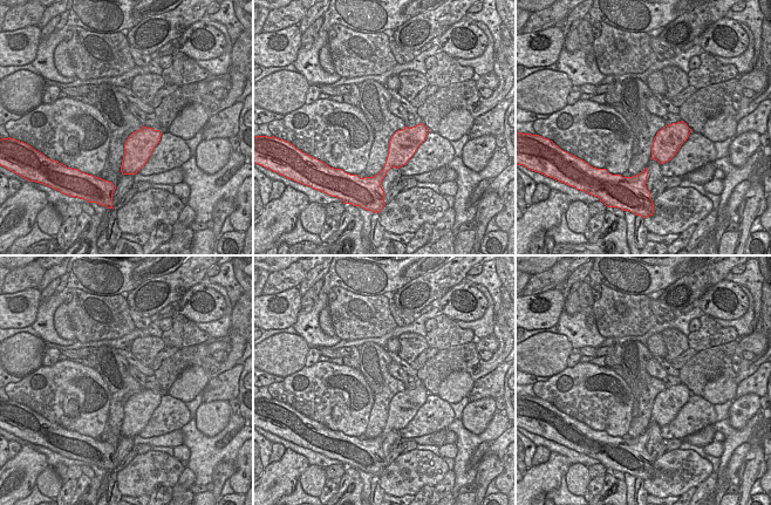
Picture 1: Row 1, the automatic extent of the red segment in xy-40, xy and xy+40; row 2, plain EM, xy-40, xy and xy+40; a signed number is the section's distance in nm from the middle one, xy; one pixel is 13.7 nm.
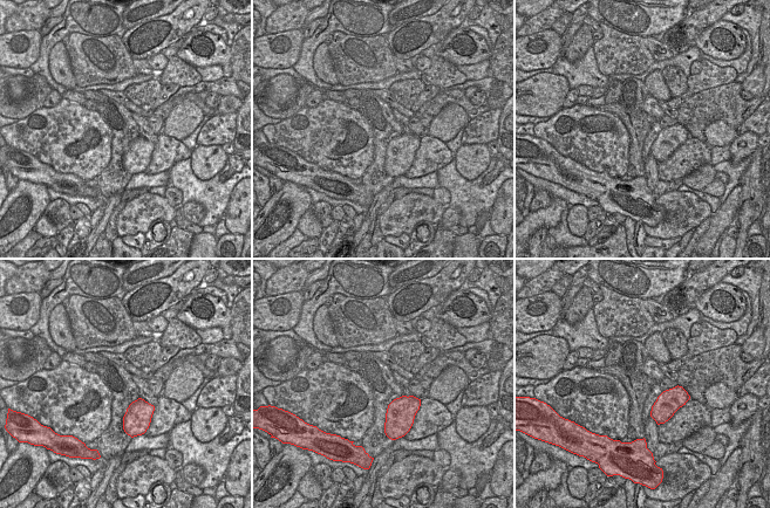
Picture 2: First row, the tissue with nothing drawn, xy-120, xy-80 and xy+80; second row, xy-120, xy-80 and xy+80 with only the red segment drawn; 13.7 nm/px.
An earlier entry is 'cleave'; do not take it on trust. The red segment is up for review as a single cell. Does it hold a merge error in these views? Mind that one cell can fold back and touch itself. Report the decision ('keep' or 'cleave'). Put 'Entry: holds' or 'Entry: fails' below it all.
keep
Entry: fails

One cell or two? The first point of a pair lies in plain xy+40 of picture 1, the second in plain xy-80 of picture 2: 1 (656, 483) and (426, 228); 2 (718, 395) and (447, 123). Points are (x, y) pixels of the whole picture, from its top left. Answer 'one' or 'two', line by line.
1: two
2: one

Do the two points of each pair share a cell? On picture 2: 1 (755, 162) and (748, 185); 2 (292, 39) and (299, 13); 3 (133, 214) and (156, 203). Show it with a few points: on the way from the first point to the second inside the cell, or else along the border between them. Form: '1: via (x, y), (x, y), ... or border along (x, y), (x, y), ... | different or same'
1: via (754, 167), (750, 179) | same
2: border along (301, 28), (268, 34) | different
3: via (138, 214), (150, 207) | same

